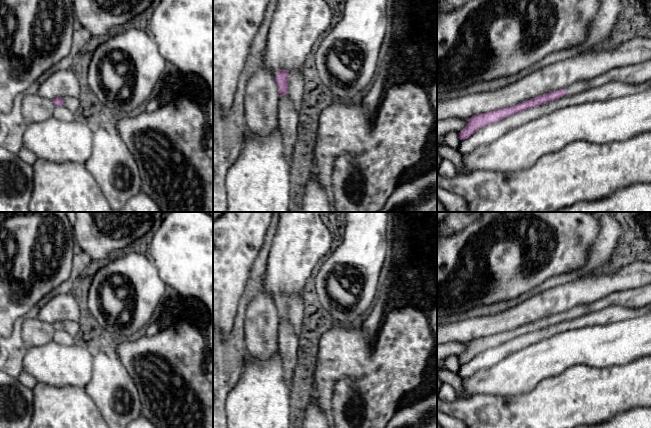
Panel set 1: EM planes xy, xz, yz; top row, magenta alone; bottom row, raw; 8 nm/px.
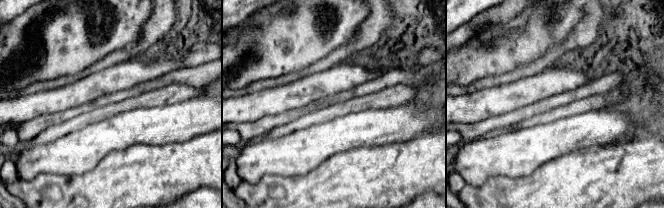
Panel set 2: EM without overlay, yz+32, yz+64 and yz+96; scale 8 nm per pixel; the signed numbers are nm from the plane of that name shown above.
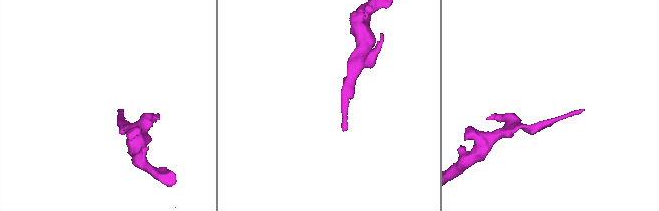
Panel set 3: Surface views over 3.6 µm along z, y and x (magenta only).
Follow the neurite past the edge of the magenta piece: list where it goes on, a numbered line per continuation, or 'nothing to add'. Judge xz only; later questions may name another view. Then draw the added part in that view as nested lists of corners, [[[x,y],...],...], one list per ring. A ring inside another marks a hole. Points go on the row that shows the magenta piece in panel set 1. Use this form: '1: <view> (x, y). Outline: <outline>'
1: xz (297, 79). Outline: [[[293,70],[289,74],[288,95],[292,100],[296,111],[299,112],[307,84],[307,72]]]

